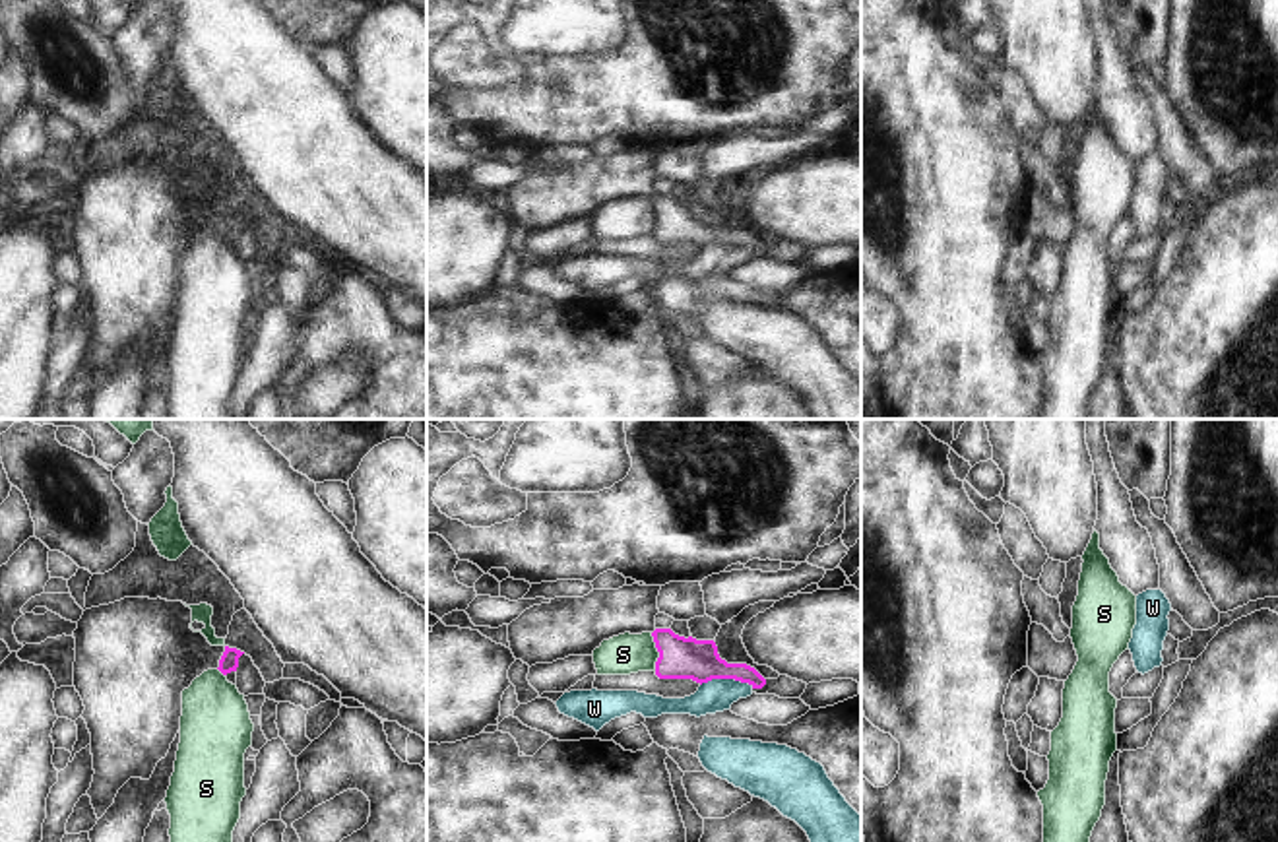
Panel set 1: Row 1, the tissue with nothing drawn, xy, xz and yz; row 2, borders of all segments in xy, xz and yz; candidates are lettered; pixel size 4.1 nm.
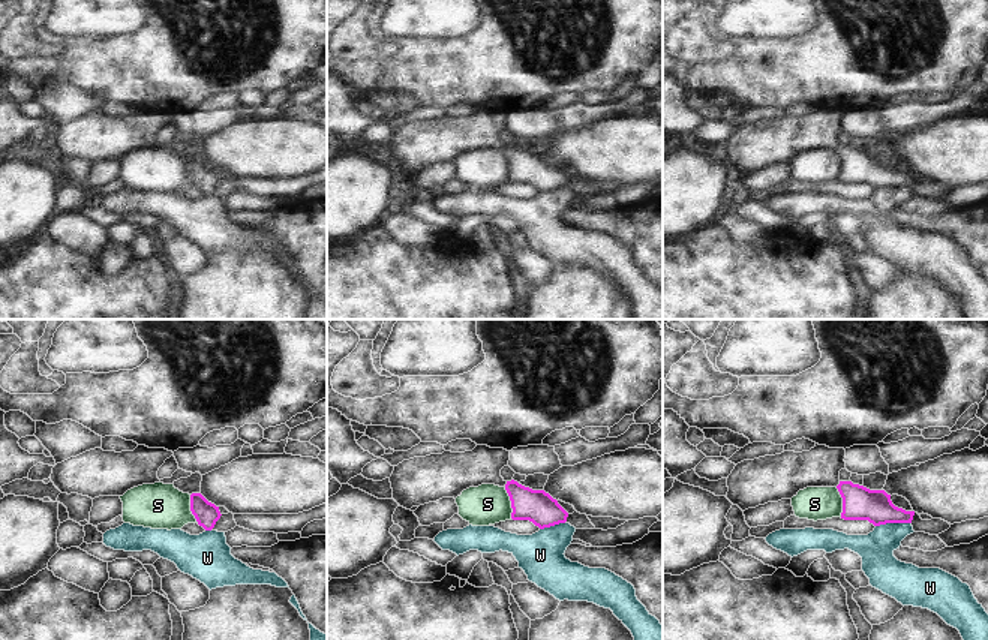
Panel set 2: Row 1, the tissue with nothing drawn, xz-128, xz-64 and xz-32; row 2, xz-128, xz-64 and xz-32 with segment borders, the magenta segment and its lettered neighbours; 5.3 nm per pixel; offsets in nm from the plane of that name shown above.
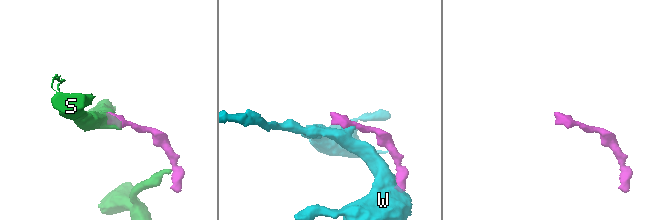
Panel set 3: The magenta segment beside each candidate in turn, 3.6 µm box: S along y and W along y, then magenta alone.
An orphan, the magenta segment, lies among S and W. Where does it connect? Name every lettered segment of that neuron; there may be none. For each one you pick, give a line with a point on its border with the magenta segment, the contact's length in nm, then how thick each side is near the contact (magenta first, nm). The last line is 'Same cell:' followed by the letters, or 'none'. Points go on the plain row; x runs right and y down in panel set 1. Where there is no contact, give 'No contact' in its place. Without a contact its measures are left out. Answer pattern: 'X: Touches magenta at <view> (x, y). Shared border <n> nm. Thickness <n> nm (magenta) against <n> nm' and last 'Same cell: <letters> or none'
Same cell: none.

